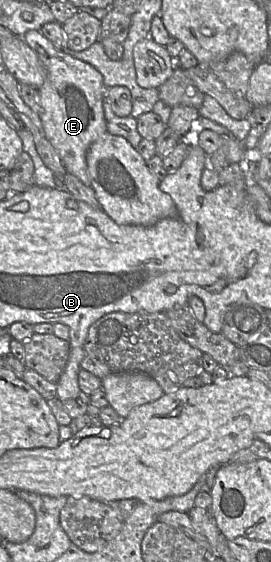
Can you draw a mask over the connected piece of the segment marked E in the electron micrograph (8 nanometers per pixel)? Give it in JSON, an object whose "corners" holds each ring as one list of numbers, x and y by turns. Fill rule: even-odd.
{"corners":[[30,30,22,39,37,54,46,71,45,81,37,89,41,106,39,117,45,136,59,154,67,172,90,186,86,154,90,146,107,132,103,108,107,88,103,76,67,51,57,50,40,31]]}

